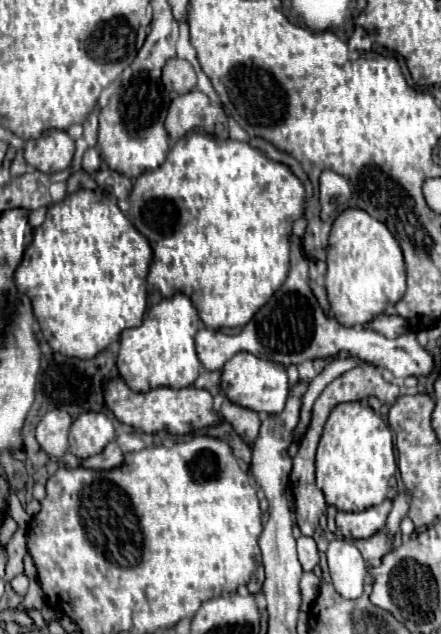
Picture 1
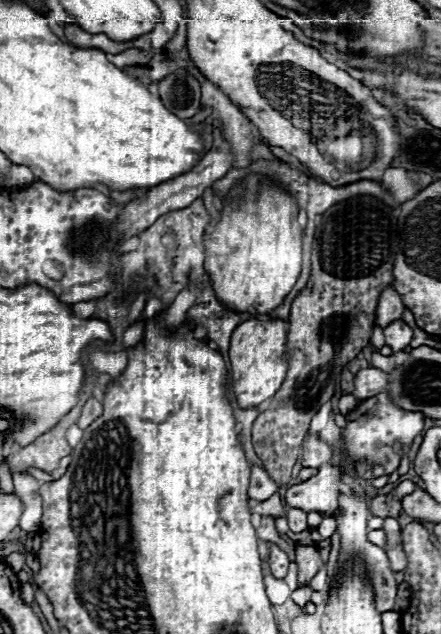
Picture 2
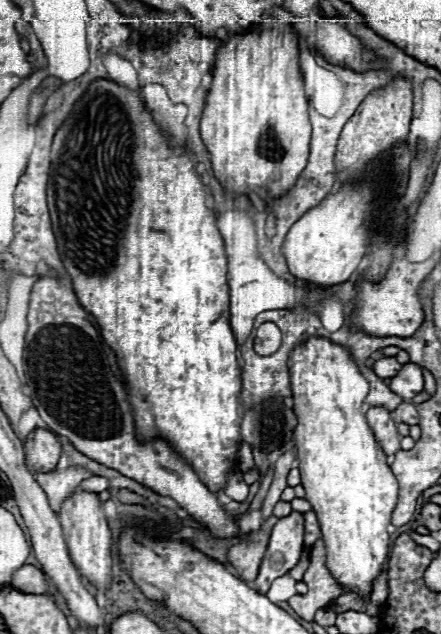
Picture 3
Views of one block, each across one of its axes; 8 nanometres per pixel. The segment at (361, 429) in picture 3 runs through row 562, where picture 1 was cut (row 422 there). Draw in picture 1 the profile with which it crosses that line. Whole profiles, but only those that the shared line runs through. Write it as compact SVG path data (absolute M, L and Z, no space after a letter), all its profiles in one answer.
M366 402L338 404L326 420L316 454L326 504L344 512L360 512L386 500L388 480L396 472L392 432Z

